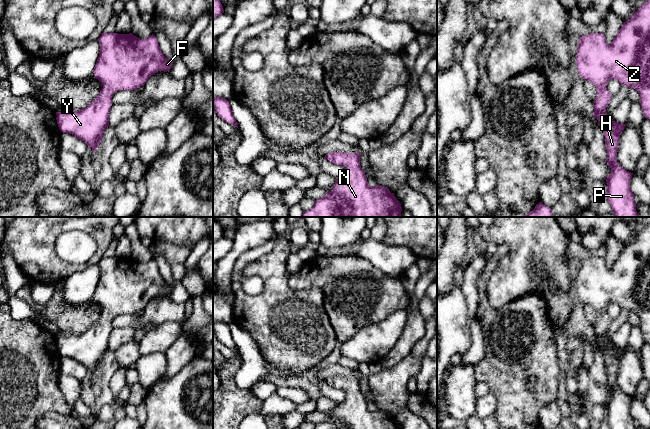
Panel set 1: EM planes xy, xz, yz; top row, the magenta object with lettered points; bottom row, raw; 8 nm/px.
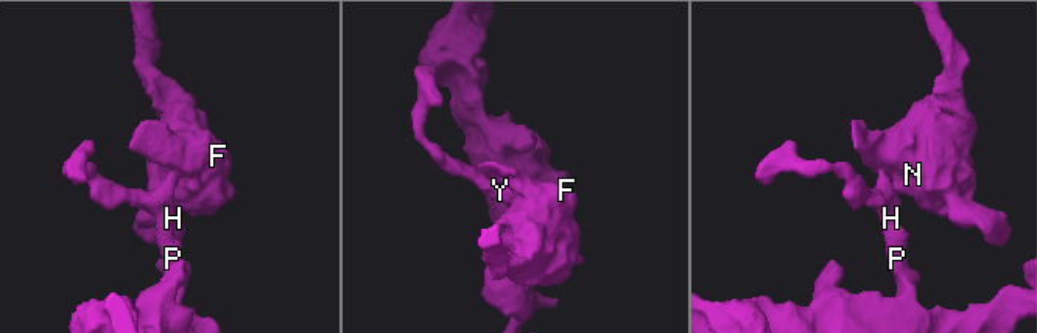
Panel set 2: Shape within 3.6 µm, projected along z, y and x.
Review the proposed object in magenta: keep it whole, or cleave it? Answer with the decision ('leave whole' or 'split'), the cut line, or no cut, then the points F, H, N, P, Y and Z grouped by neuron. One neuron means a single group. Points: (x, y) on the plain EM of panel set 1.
leave whole; cut none; groups F H N P Y Z

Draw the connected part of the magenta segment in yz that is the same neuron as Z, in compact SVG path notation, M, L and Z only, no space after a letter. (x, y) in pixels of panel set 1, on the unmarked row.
M650 224L645 226L630 243L625 245L612 267L607 268L603 257L591 257L578 263L578 274L576 278L576 289L579 299L590 305L597 312L597 322L593 326L593 341L598 344L602 351L606 374L607 389L611 397L607 400L607 421L610 429L636 429L634 418L630 413L633 397L623 393L617 386L617 373L620 359L625 348L611 344L611 339L606 338L606 332L612 319L606 312L610 303L617 304L621 309L636 313L640 319L640 329L645 342L650 343Z

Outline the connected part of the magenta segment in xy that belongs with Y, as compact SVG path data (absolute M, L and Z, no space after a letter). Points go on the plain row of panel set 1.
M103 256L98 265L100 275L94 300L103 308L100 318L83 334L56 336L60 355L84 365L93 378L109 350L113 317L136 314L158 295L169 295L173 288L164 280L153 258L140 263L132 257Z

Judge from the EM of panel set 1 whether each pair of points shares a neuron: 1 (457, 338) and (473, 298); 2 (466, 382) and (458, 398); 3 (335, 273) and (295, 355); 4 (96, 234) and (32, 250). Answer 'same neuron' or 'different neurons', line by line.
1: different neurons
2: same neuron
3: different neurons
4: same neuron

